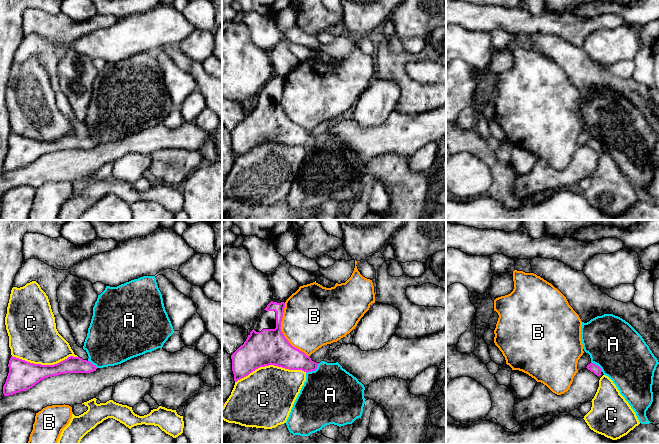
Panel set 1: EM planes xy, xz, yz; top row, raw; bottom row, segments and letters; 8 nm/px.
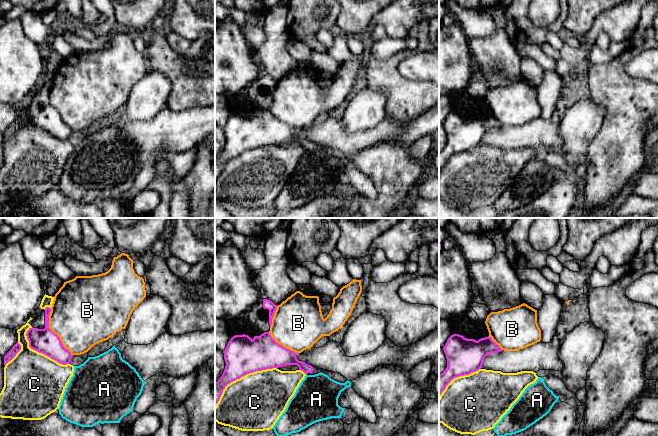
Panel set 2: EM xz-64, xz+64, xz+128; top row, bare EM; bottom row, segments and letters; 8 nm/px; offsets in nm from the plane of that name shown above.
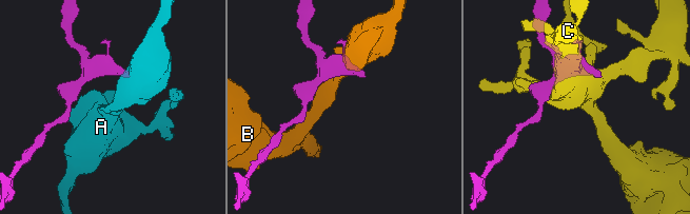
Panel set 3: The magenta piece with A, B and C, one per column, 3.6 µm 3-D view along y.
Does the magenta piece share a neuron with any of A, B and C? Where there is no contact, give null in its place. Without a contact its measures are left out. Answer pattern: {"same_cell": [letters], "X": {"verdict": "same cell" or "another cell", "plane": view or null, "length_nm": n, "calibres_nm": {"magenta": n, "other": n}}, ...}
{"same_cell": [], "A": {"verdict": "another cell", "plane": "xz", "length_nm": 140, "calibres_nm": {"magenta": 190, "other": 460}}, "B": {"verdict": "another cell", "plane": "xz", "length_nm": 480, "calibres_nm": {"magenta": 280, "other": 460}}, "C": {"verdict": "another cell", "plane": "xz", "length_nm": 600, "calibres_nm": {"magenta": 280, "other": 440}}}

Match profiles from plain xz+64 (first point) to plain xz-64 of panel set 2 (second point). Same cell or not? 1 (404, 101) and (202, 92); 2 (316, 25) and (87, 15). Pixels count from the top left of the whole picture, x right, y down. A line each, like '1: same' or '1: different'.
1: same
2: same

